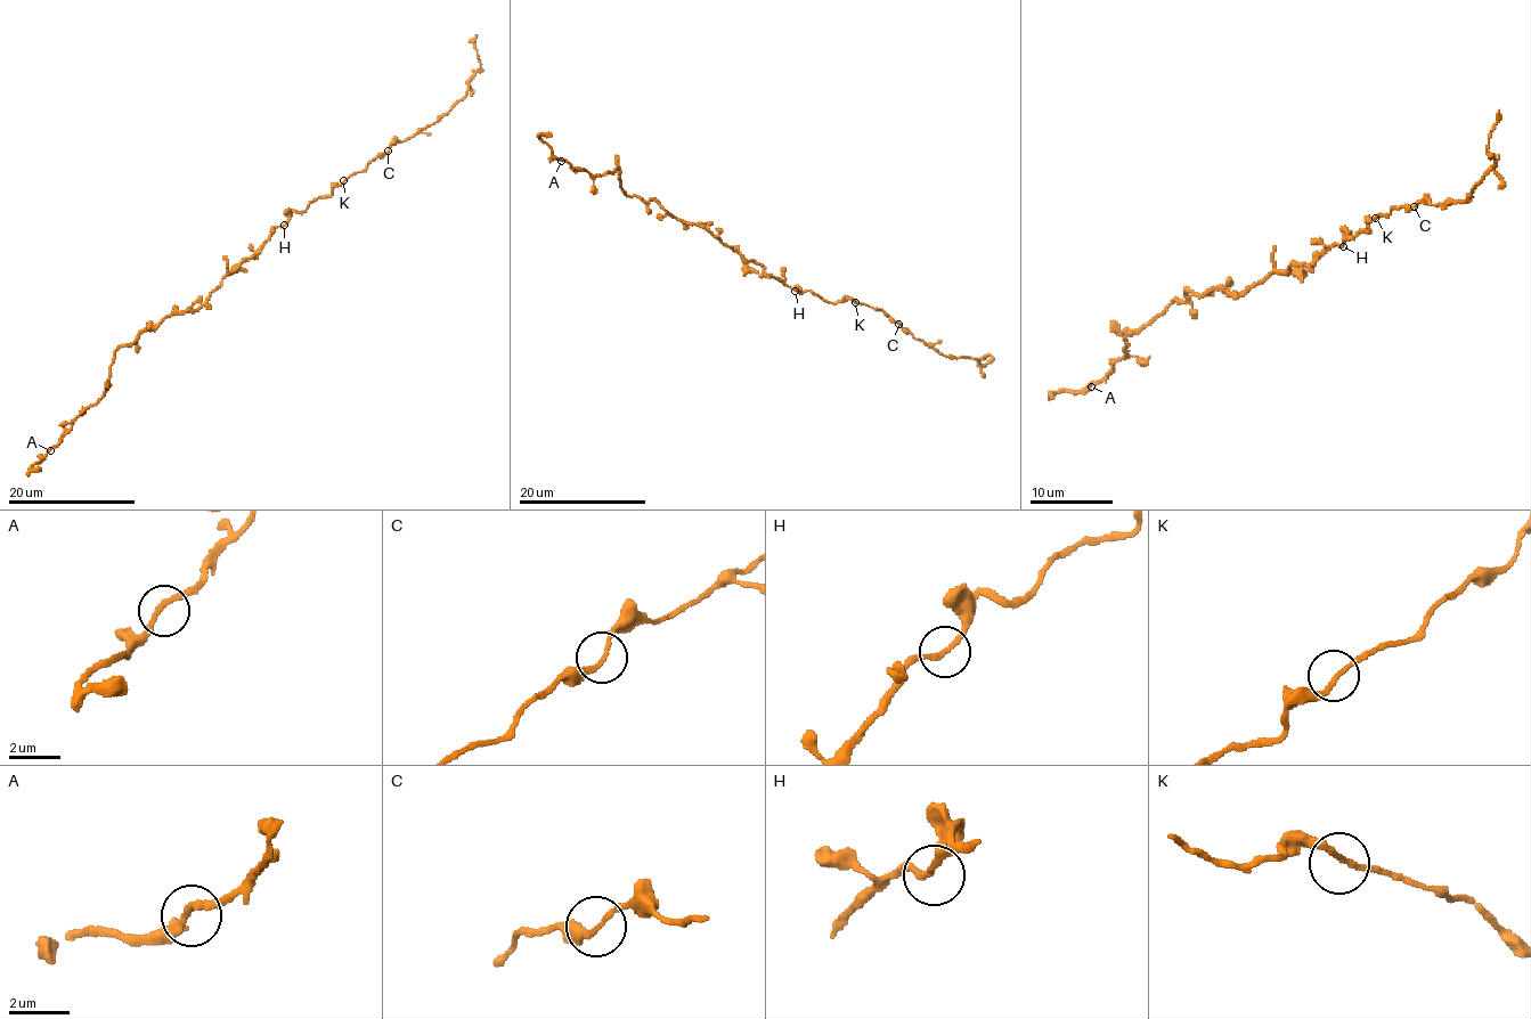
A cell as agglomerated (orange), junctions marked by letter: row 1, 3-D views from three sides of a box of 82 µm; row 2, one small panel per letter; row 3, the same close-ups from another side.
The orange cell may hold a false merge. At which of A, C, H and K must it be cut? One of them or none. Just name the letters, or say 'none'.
C

